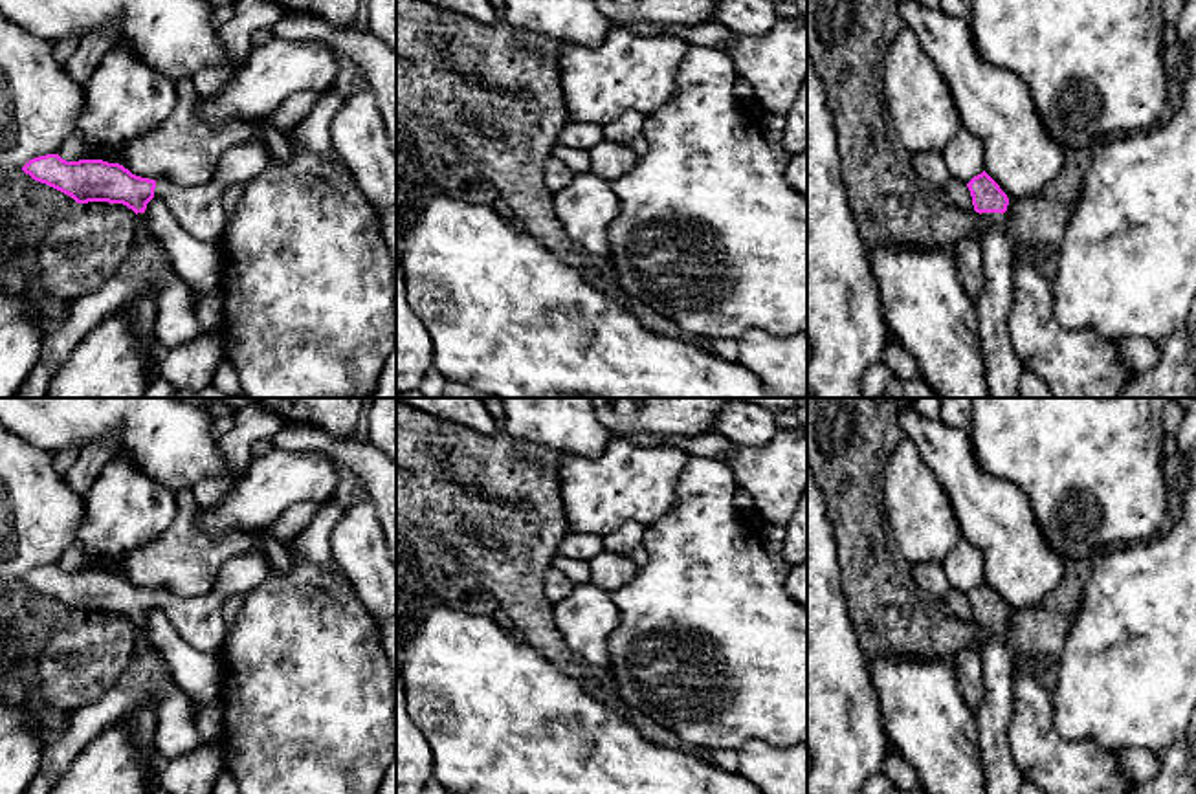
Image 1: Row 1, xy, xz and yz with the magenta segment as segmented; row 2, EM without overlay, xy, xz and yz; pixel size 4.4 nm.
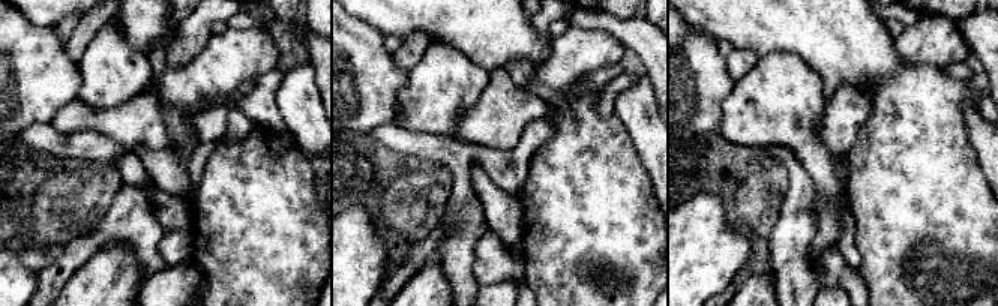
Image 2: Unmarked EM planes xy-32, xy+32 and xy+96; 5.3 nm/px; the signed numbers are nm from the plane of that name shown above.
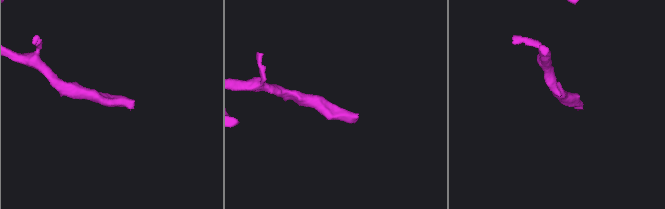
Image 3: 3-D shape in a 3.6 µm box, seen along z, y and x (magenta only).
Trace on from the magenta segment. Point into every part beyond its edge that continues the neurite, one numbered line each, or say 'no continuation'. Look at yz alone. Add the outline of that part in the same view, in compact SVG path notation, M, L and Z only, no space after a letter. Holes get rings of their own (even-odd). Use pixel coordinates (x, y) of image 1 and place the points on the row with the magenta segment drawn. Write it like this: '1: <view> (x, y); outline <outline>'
1: yz (1002, 369); outline M981 213L981 264L985 282L974 299L980 345L985 356L985 378L991 398L1022 398L1022 363L1009 343L1007 317L1014 299L1013 253L1005 231L1005 215Z

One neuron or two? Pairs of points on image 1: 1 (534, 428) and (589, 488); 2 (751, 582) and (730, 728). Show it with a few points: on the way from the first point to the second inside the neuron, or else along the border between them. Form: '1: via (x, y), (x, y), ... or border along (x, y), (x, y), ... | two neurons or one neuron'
1: border along (609, 444), (597, 457), (567, 457) | two neurons
2: via (730, 618), (730, 692) | one neuron

